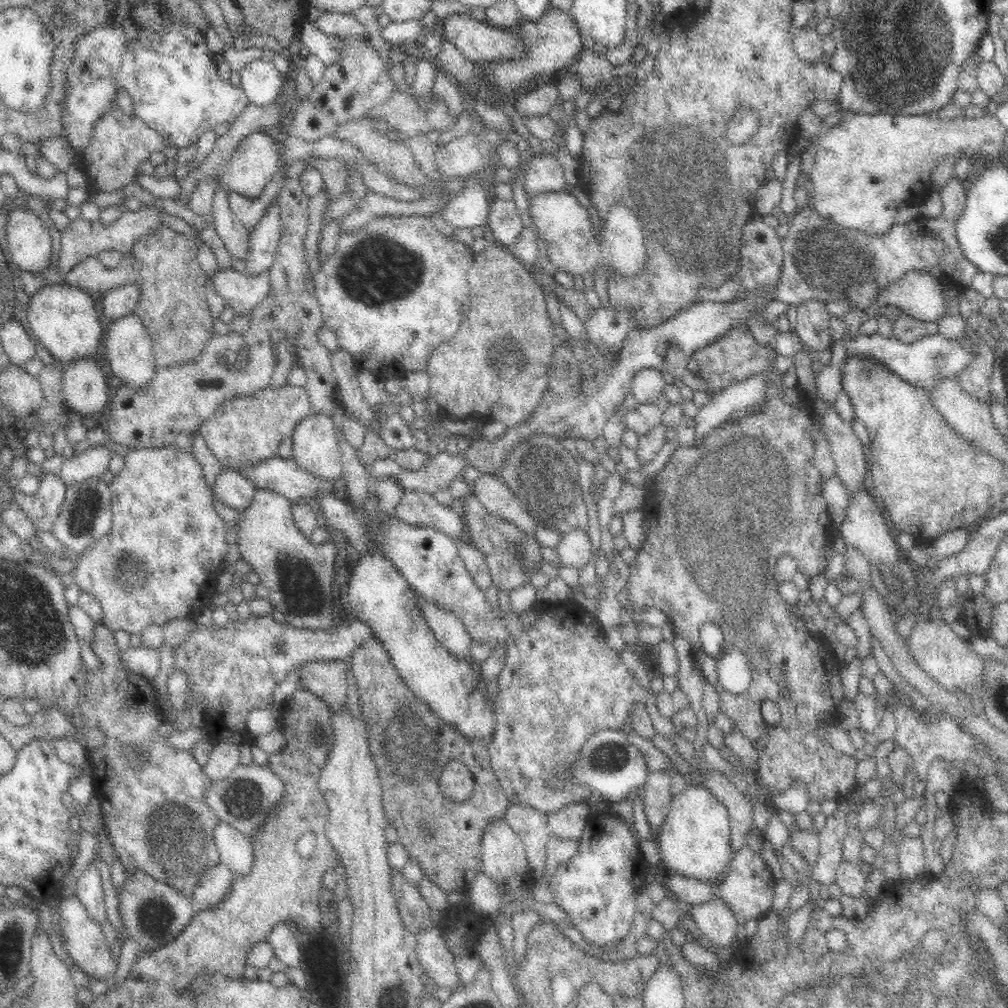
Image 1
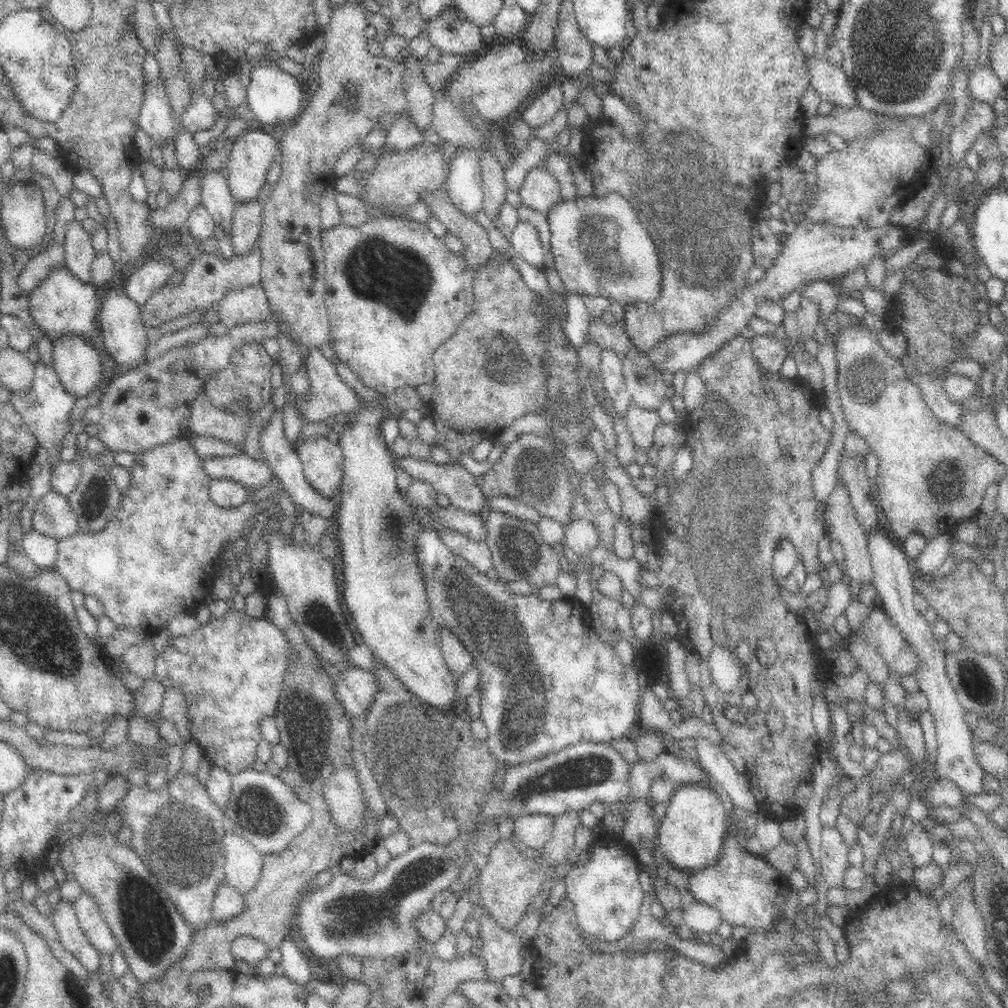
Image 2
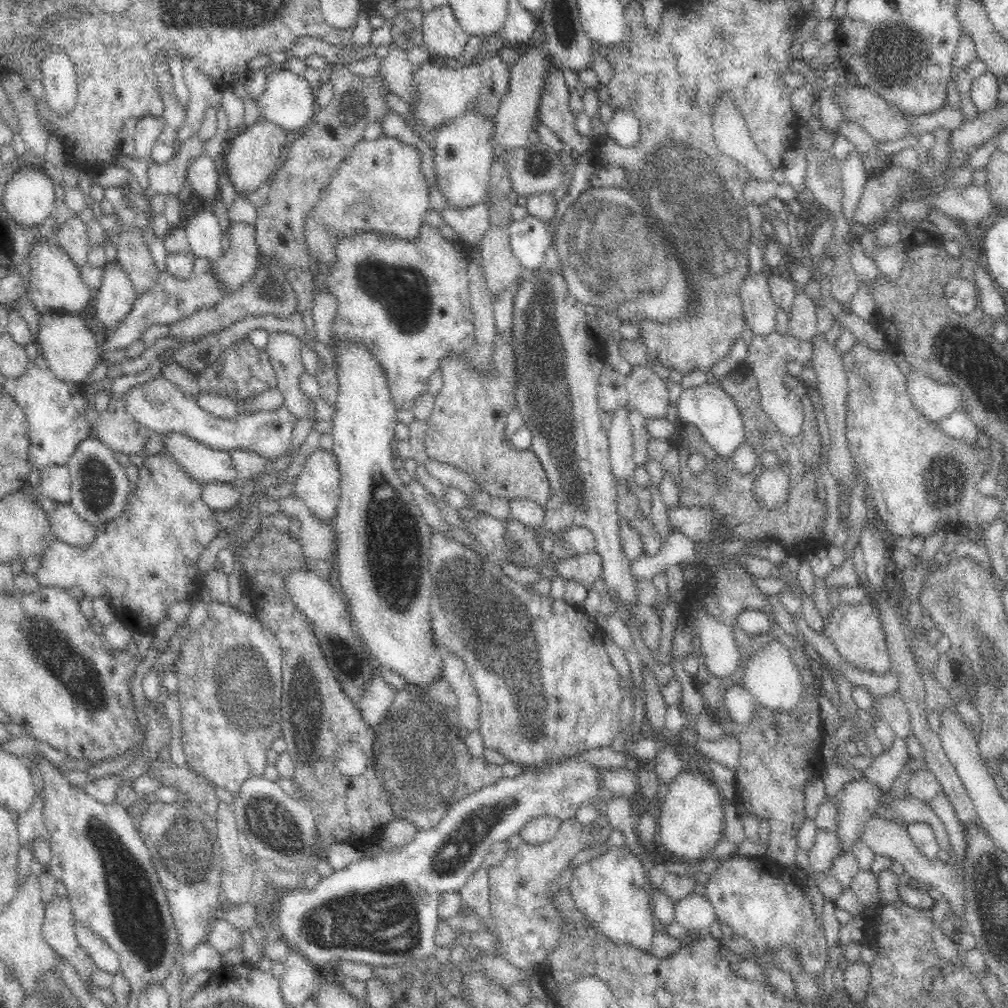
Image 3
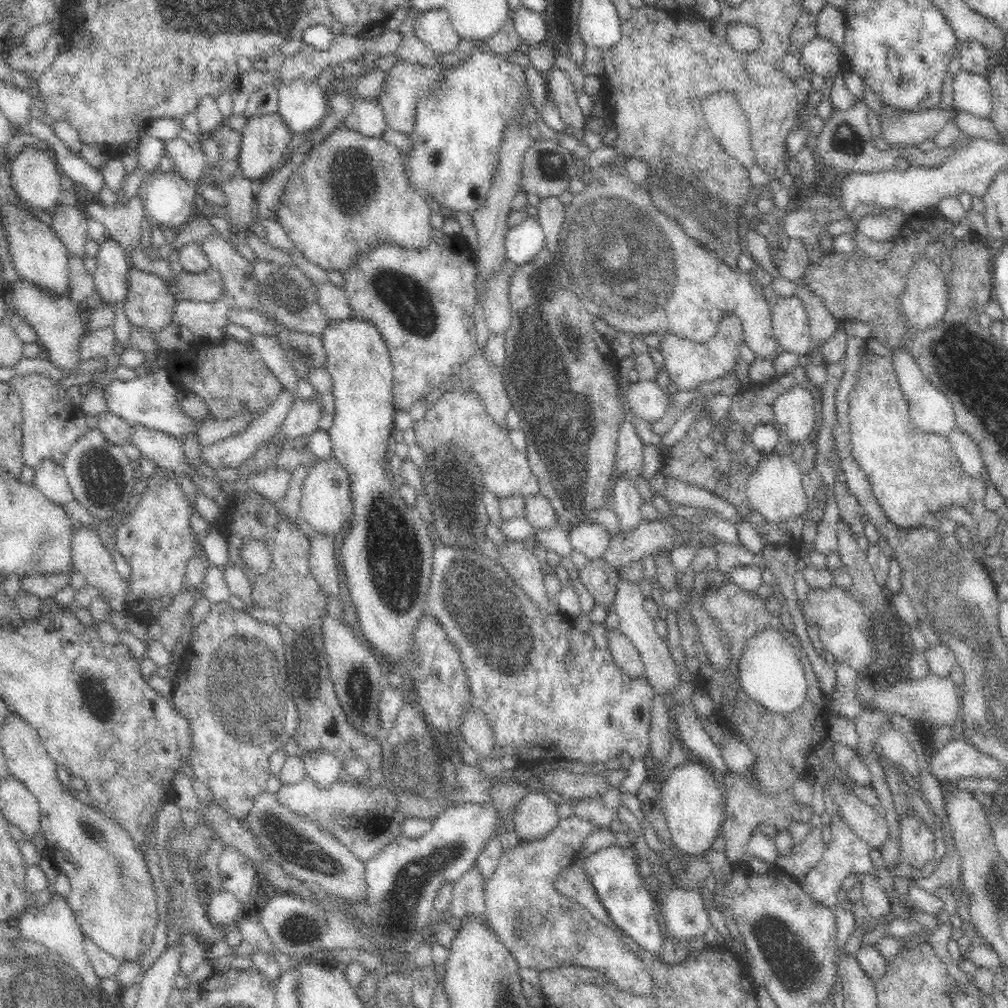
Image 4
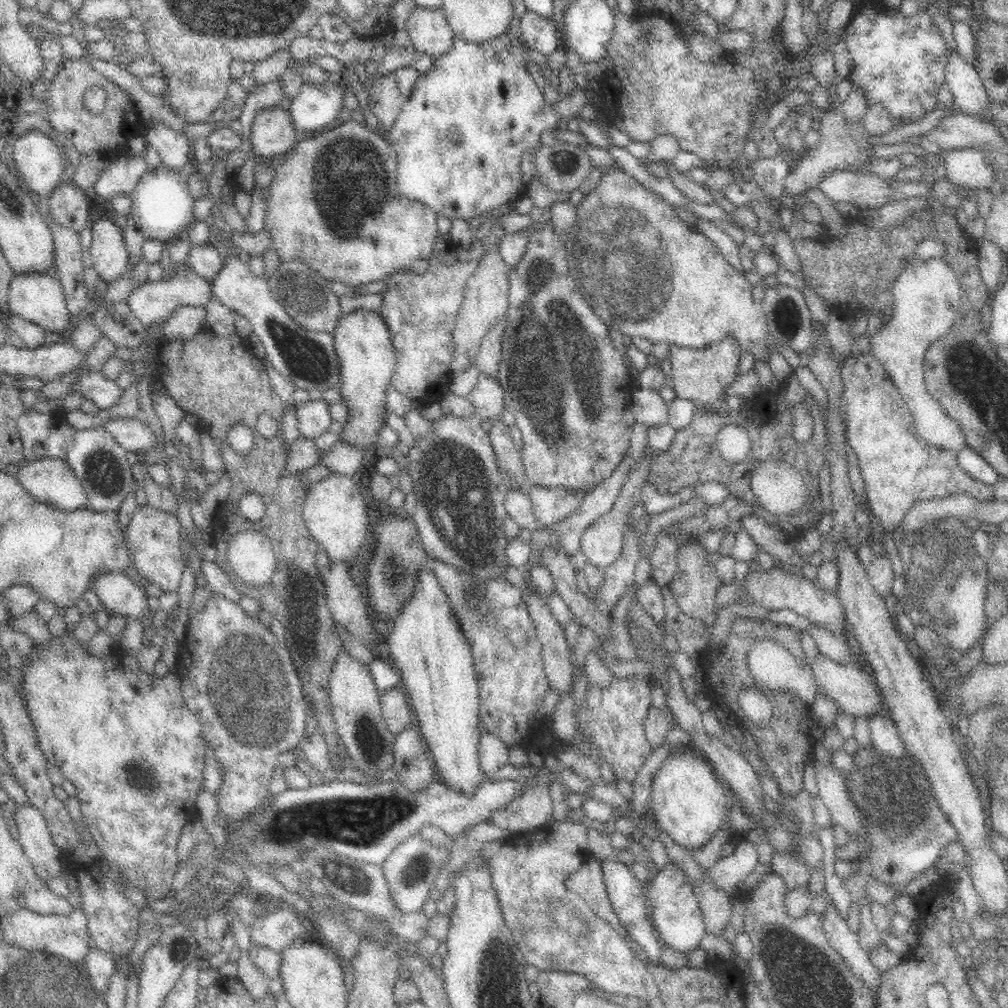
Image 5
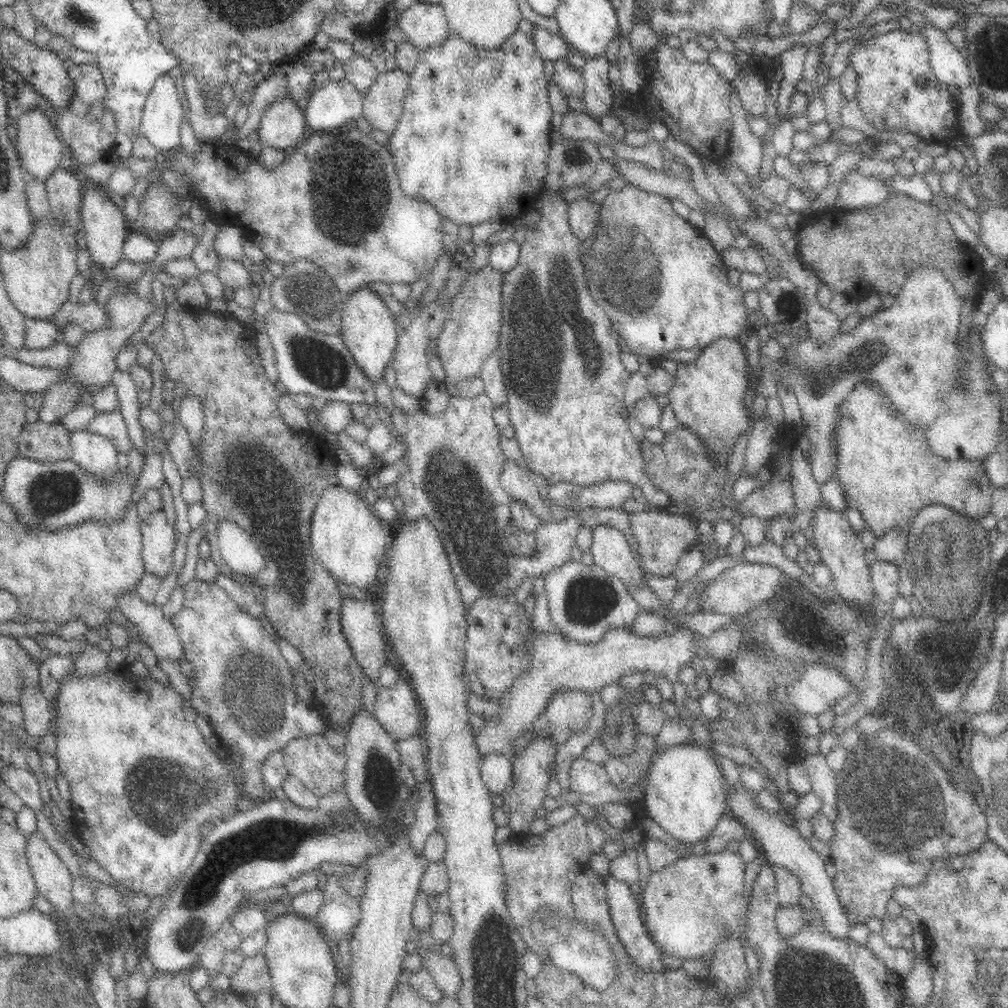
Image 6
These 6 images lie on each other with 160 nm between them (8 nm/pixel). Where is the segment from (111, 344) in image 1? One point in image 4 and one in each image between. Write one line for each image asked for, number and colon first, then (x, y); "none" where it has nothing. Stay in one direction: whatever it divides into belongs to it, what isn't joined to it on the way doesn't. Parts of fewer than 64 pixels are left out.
2: (120, 324)
3: (115, 298)
4: (111, 281)

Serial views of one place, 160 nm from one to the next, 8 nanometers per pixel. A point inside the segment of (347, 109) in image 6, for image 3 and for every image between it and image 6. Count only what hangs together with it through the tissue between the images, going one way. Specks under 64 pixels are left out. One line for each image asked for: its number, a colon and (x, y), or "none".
3: (288, 101)
4: (302, 105)
5: (316, 107)

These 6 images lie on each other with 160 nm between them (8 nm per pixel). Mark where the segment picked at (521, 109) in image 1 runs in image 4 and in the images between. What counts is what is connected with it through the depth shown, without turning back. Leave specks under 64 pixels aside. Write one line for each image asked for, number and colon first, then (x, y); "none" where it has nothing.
2: (544, 108)
3: (554, 107)
4: (561, 87)

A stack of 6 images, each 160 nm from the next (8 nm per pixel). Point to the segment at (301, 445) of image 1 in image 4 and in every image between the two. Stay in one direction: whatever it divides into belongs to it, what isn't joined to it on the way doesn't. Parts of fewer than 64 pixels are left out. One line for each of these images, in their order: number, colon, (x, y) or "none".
2: (322, 464)
3: (318, 485)
4: (326, 505)

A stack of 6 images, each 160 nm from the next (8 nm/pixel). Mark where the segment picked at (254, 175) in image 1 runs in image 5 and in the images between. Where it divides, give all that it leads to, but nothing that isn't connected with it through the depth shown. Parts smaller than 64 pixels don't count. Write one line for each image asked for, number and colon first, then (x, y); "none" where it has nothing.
2: (252, 153)
3: (253, 155)
4: (265, 137)
5: (273, 134)

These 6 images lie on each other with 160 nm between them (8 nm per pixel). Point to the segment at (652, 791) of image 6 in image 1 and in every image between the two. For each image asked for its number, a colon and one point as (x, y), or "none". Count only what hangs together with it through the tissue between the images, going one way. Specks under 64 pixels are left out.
1: (694, 842)
2: (690, 837)
3: (691, 823)
4: (693, 806)
5: (688, 802)

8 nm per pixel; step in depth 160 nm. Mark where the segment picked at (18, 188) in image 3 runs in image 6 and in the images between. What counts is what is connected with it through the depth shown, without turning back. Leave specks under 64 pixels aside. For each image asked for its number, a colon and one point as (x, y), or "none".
4: (34, 176)
5: (38, 162)
6: (37, 142)

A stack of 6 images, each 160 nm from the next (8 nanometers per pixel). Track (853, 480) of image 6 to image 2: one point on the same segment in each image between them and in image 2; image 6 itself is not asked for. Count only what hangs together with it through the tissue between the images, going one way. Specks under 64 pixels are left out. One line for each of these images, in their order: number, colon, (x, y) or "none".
2: (930, 477)
3: (917, 475)
4: (909, 479)
5: (899, 469)

